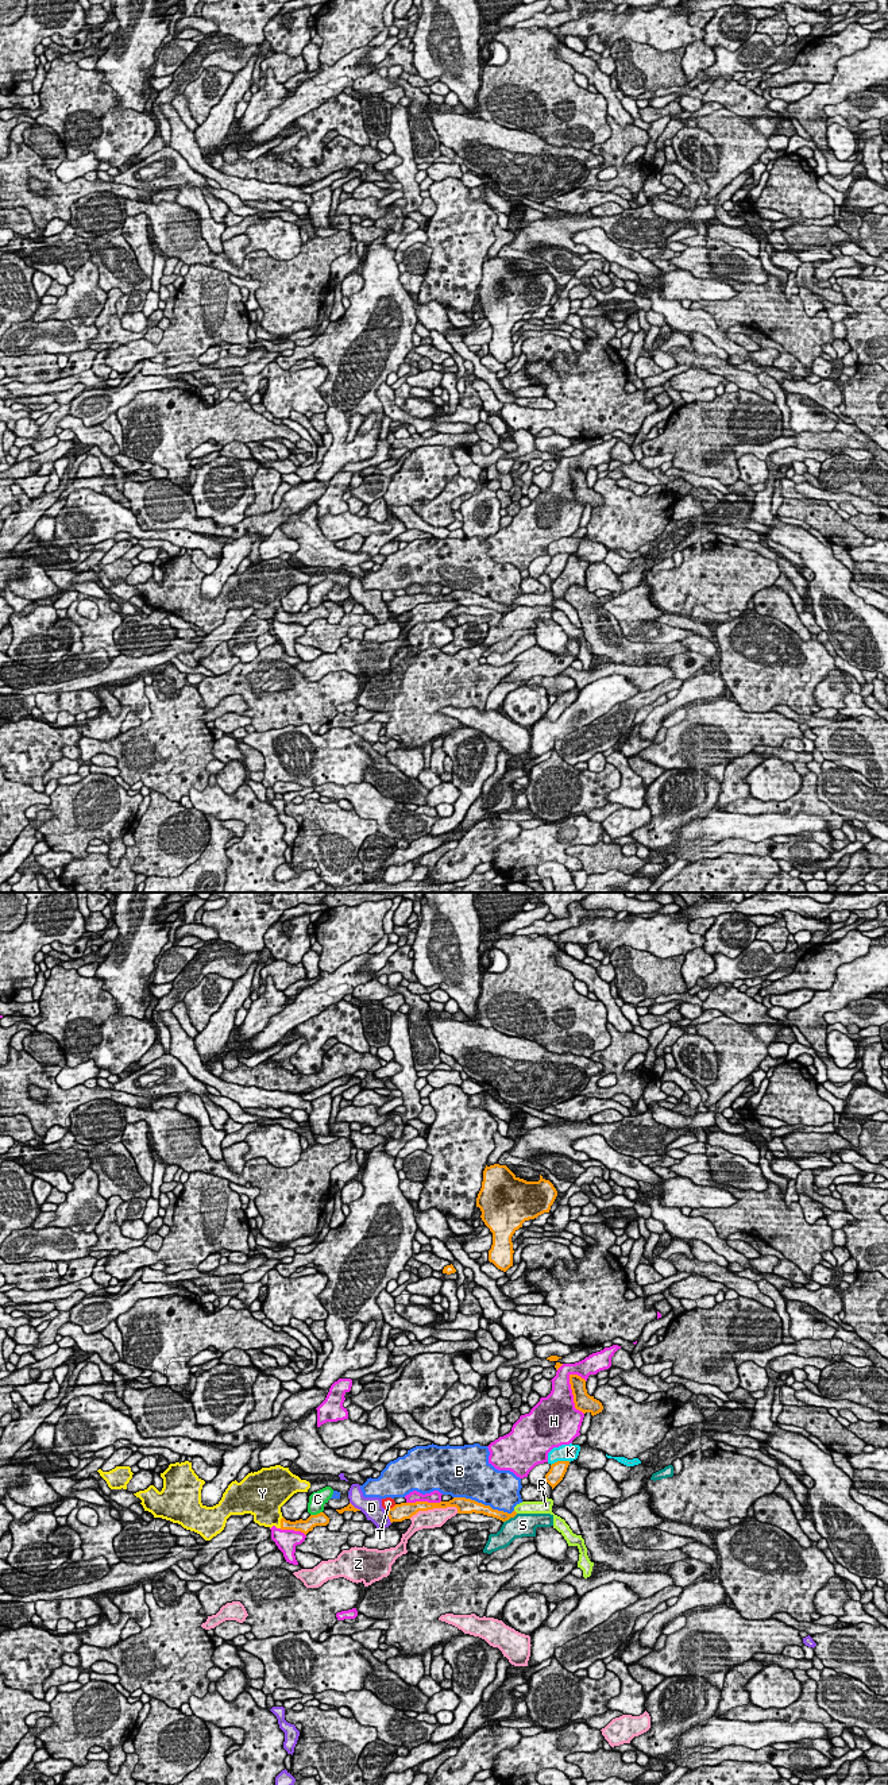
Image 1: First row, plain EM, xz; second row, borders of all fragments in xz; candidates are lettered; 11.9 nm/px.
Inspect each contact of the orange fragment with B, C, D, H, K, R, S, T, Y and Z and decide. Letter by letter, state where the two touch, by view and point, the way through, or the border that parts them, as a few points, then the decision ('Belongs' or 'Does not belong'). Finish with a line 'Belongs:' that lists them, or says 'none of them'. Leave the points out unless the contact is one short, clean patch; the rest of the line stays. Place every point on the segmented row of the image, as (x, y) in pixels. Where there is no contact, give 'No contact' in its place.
B: Touches orange at xz (483, 1504). Does not belong
C: Touches orange at xz (317, 1514). Does not belong
D: Touches orange at xz (387, 1515). Does not belong
H: Touches orange at xz (572, 1394). Does not belong
K: Touches orange at xz (560, 1461). Does not belong
R: No contact. Does not belong
S: Touches orange at xz (510, 1516). Does not belong
T: Touches orange at xz (390, 1508). Does not belong
Y: Touches orange at xz (281, 1522). Belongs
Z: Touches orange at xz (433, 1507). Does not belong
Belongs: Y

